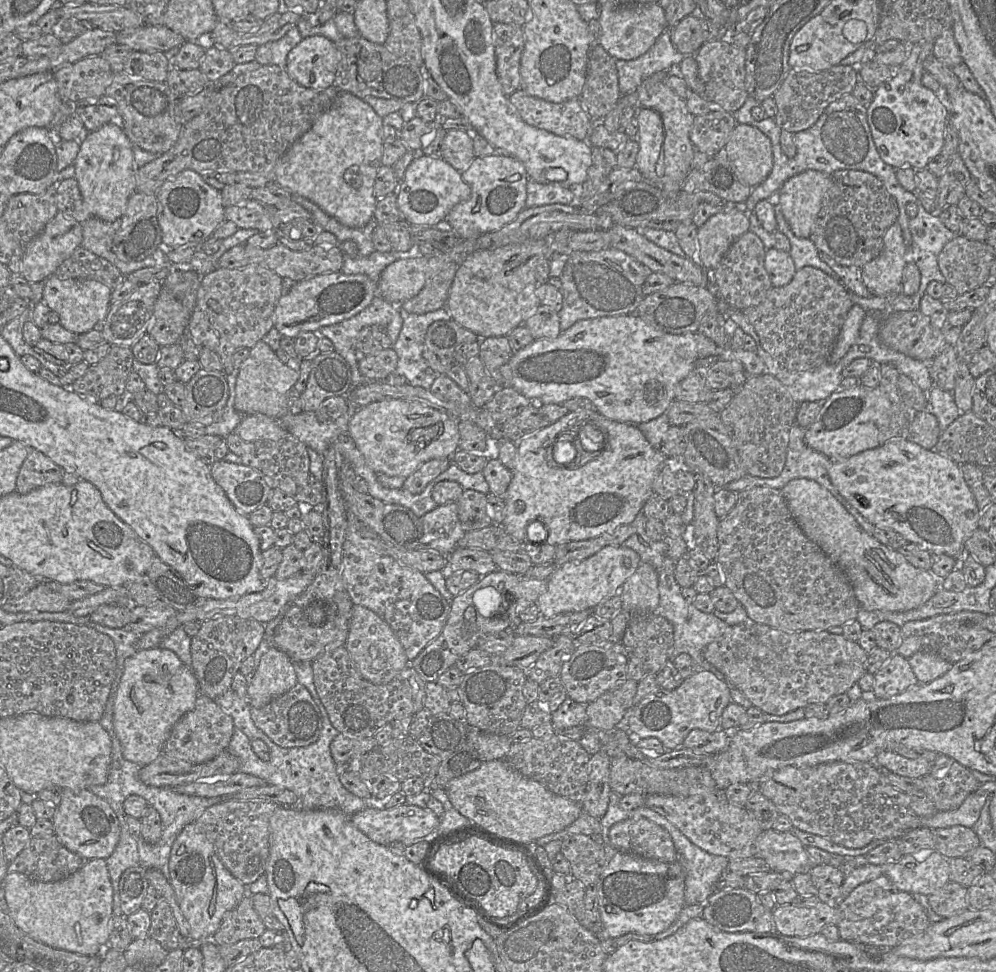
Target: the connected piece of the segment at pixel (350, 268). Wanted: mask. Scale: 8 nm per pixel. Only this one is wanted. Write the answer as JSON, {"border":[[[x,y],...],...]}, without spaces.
{"border":[[[414,244],[410,250],[405,252],[390,251],[382,253],[373,251],[366,257],[361,257],[358,254],[356,258],[343,254],[344,261],[340,272],[346,275],[363,274],[377,283],[381,272],[391,263],[399,259],[421,256],[423,255],[418,249],[418,244]]]}

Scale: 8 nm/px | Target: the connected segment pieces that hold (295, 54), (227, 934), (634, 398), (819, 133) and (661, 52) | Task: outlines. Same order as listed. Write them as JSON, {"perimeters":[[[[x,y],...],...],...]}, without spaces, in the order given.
{"perimeters":[[[[321,35],[303,38],[287,56],[286,71],[299,85],[326,89],[334,85],[339,65],[336,44]]],[[[244,885],[245,892],[240,902],[227,911],[211,940],[219,946],[232,945],[245,939],[258,939],[265,926],[252,906],[251,895]]],[[[636,314],[579,320],[554,339],[536,339],[514,352],[508,362],[508,386],[537,404],[562,404],[571,398],[587,398],[606,418],[637,425],[666,412],[675,400],[677,385],[695,369],[698,359],[709,356],[730,358],[729,352],[742,348],[744,336],[745,332],[737,326],[728,347],[719,347],[699,331],[666,333]]],[[[852,93],[845,94],[830,103],[813,126],[794,133],[797,153],[791,158],[781,148],[780,135],[782,128],[777,125],[774,118],[757,121],[752,117],[751,110],[758,105],[761,105],[761,102],[753,97],[748,97],[741,108],[733,113],[738,124],[747,124],[758,128],[770,139],[772,145],[772,170],[762,183],[752,189],[749,198],[744,203],[748,217],[759,201],[772,199],[787,180],[806,170],[817,170],[830,176],[838,170],[861,170],[878,177],[889,193],[896,199],[899,207],[897,221],[903,230],[904,244],[906,249],[911,246],[912,235],[908,225],[911,218],[906,213],[906,207],[909,203],[917,203],[918,197],[915,193],[902,187],[896,177],[896,169],[880,157],[868,124],[867,106],[861,104]]],[[[673,27],[666,29],[653,46],[634,60],[616,60],[621,95],[634,92],[647,78],[660,71],[672,72],[686,57],[671,41]]]]}

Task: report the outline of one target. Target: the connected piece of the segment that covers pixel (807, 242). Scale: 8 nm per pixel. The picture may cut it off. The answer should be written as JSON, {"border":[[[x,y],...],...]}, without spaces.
{"border":[[[774,205],[778,230],[786,235],[790,241],[791,248],[789,253],[793,258],[796,270],[805,266],[815,267],[824,271],[836,281],[839,281],[832,268],[821,259],[814,242],[810,238],[799,238],[795,236],[785,220],[780,205]]]}

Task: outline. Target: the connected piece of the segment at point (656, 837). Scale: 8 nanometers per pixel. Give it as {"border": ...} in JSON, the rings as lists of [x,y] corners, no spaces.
{"border":[[[627,819],[609,830],[610,845],[617,851],[665,863],[678,861],[670,833],[646,819]]]}

